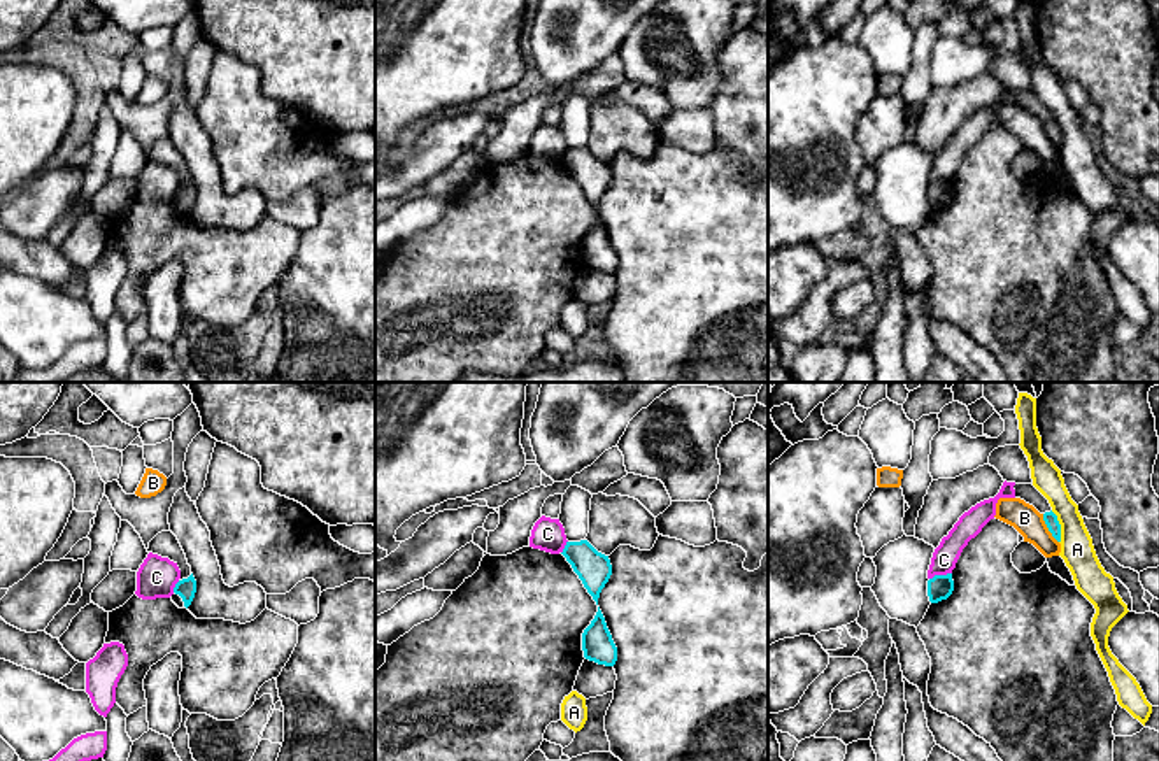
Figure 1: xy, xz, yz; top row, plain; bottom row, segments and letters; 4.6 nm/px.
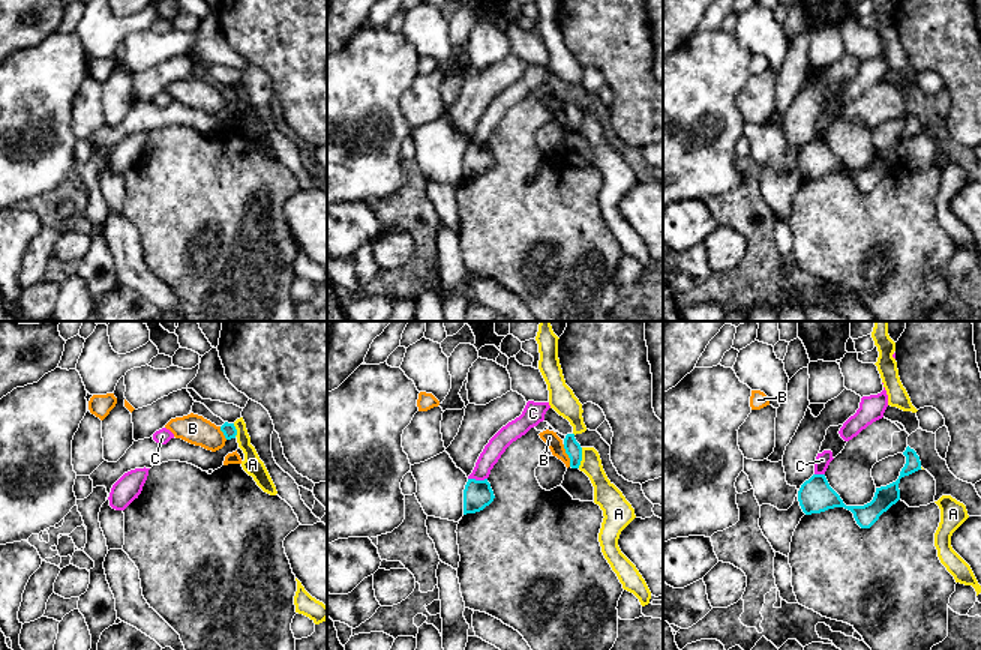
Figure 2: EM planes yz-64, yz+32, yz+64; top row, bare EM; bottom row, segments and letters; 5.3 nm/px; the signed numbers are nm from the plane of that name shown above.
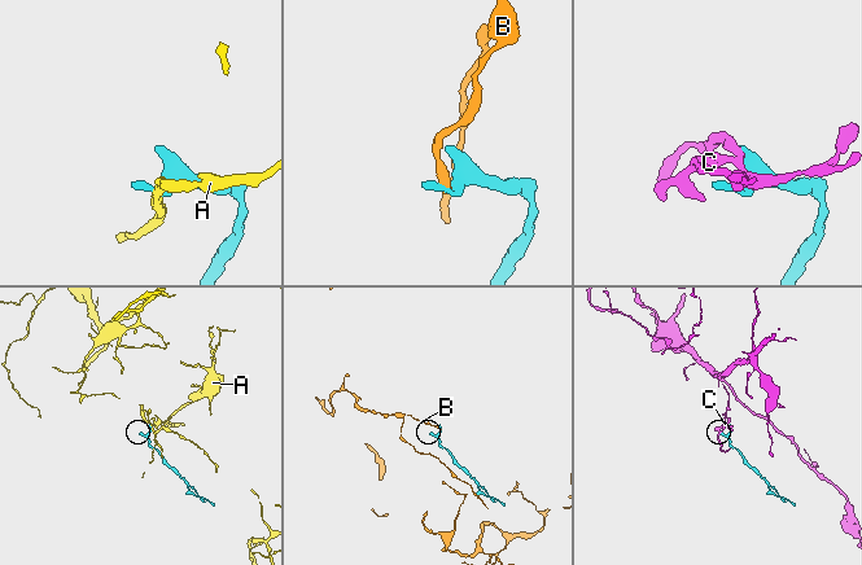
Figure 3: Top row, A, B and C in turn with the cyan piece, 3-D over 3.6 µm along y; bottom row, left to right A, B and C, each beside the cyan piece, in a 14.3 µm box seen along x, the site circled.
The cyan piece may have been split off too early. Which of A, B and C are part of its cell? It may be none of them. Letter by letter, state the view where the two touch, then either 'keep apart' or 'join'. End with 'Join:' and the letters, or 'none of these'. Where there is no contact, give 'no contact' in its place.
A: yz | keep apart
B: yz | keep apart
C: yz | keep apart
Join: none of these

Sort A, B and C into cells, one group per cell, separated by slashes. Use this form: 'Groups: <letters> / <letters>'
Groups: A / B / C

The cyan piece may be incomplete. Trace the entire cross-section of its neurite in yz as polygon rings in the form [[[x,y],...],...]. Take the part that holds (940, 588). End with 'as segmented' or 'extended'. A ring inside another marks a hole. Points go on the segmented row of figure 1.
[[[952,573],[935,575],[928,580],[928,596],[931,603],[947,600],[954,591]]]; as segmented

